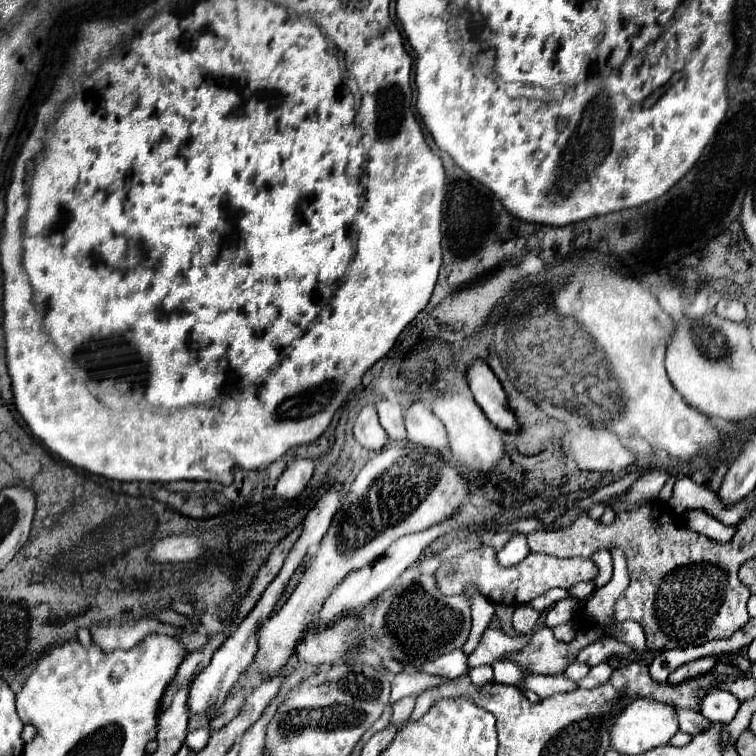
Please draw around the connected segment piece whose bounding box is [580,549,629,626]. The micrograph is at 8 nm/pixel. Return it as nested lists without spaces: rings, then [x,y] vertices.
[[[611,549],[613,559],[613,578],[607,585],[598,588],[587,599],[580,601],[580,605],[594,624],[601,626],[607,621],[607,617],[611,619],[613,615],[613,607],[619,599],[619,595],[623,593],[623,589],[629,583],[629,575],[627,575],[627,565],[625,565],[625,557],[619,549]]]

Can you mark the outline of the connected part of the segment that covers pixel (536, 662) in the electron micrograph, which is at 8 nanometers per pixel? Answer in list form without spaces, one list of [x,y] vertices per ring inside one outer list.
[[[543,627],[533,633],[531,641],[521,651],[511,655],[511,661],[527,669],[531,675],[555,675],[567,667],[571,655],[577,655],[585,645],[597,641],[597,637],[597,629],[581,629],[571,643],[563,643],[553,637],[553,631],[549,627]]]

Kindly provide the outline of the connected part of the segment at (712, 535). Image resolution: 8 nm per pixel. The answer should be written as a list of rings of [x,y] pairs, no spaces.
[[[695,509],[695,511],[687,511],[685,513],[687,517],[687,527],[695,533],[701,533],[709,539],[715,539],[719,543],[725,543],[725,541],[731,541],[733,535],[735,535],[735,527],[729,527],[729,525],[723,525],[719,519],[711,517],[707,511],[703,509]]]

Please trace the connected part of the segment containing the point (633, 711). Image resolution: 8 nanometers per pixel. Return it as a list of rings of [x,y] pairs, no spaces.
[[[639,697],[621,715],[617,715],[613,719],[611,747],[625,755],[641,755],[651,747],[667,745],[677,731],[679,731],[679,721],[677,721],[677,713],[675,713],[673,705],[667,705],[667,703],[661,703],[655,699],[647,699],[647,697],[643,697],[643,699]]]

